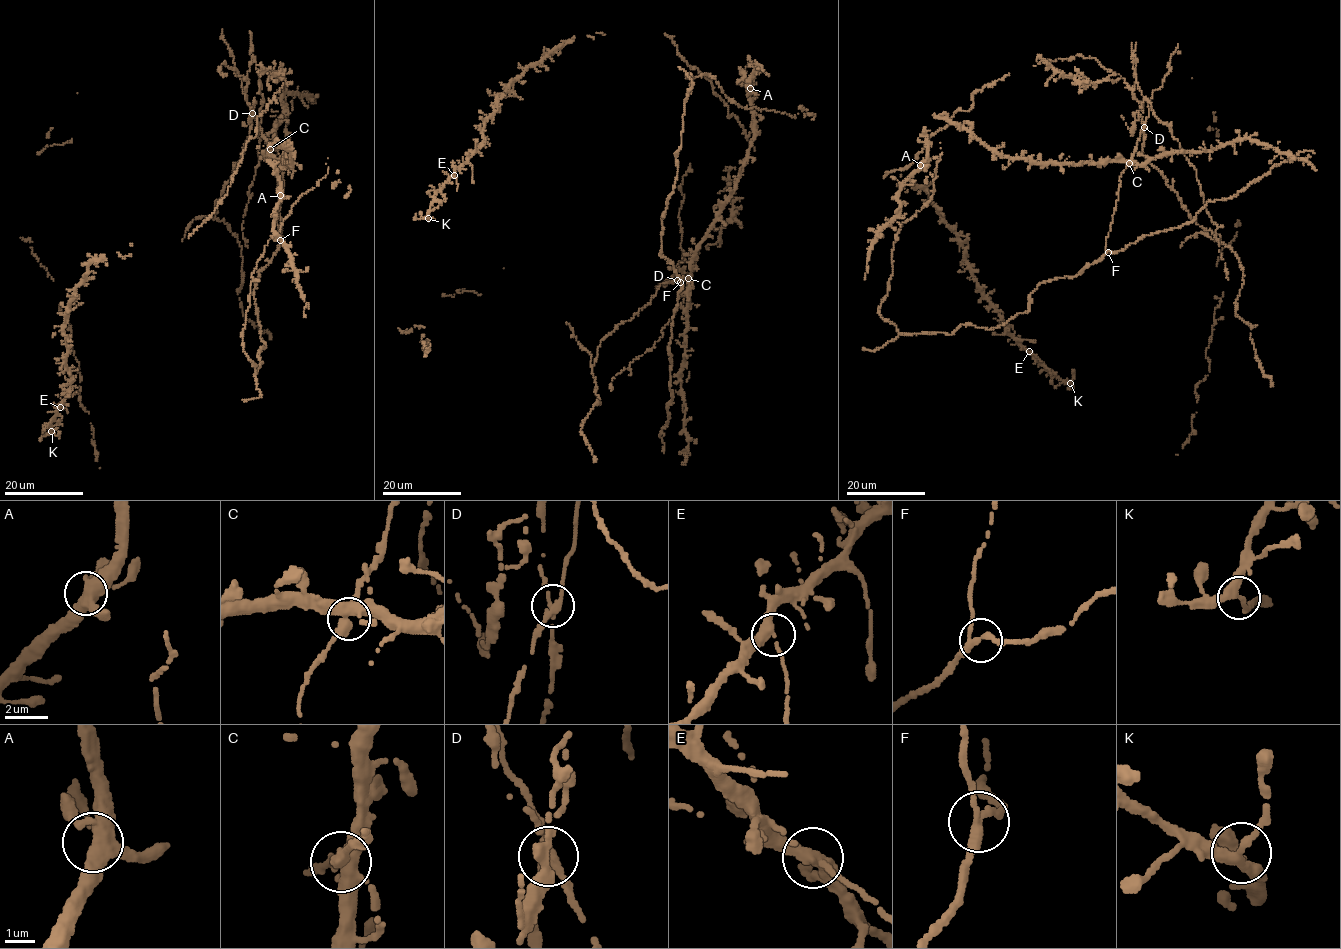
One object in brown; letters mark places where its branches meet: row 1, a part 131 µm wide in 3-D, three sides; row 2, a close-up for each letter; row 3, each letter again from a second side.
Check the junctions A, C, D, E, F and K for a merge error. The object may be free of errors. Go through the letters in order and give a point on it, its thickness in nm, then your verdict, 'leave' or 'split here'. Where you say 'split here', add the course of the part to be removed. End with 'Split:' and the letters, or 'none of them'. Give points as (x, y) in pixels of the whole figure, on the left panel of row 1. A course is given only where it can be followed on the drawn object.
A: place (280, 195); calibre 400 nm; leave
C: place (270, 149); calibre 360 nm; leave
D: place (252, 113); calibre 260 nm; split here; course (252, 113), (245, 92), (252, 42), (264, 102), (258, 135), (260, 160), (242, 225), (247, 247)
E: place (60, 407); calibre 320 nm; leave
F: place (280, 240); calibre 240 nm; leave
K: place (51, 431); calibre 300 nm; leave
Split: D

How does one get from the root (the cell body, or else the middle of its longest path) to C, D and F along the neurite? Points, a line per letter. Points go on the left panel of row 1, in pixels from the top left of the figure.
C: (292, 163), (287, 165), (272, 156), (270, 149)
D: (292, 163), (287, 165), (271, 155), (270, 146), (252, 113)
F: (292, 163), (287, 165), (272, 156), (269, 148), (279, 191), (276, 218), (280, 240)

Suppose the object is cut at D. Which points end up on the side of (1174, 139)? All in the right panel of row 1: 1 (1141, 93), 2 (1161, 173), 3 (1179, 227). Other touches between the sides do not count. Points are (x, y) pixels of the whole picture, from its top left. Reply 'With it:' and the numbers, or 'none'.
With it: 1, 2

